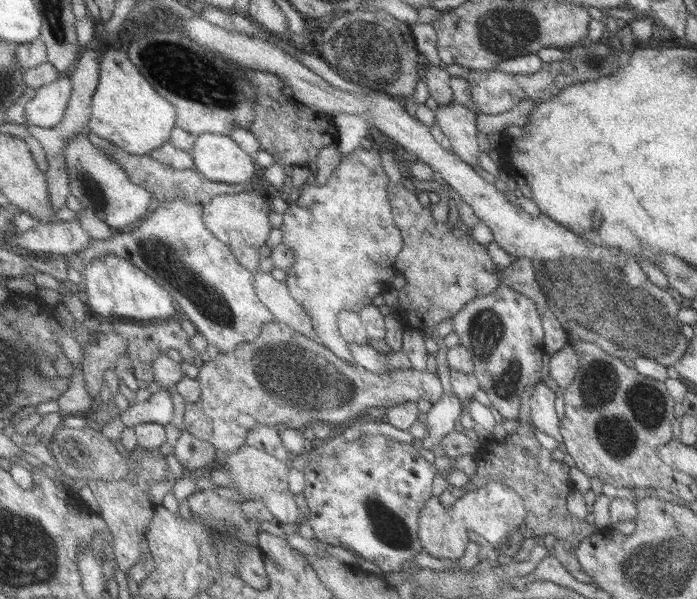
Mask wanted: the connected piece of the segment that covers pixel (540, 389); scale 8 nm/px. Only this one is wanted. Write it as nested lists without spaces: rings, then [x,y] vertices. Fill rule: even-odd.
[[[542,382],[537,383],[533,386],[533,393],[528,402],[529,416],[533,427],[559,442],[562,439],[559,434],[560,420],[555,414],[554,399],[553,392],[547,386]]]

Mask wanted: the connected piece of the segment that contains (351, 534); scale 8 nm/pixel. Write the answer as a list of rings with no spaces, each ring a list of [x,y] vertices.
[[[338,434],[321,445],[310,447],[303,469],[305,487],[303,494],[307,504],[307,520],[314,537],[322,543],[343,547],[372,563],[374,572],[385,575],[409,567],[408,561],[422,552],[417,538],[419,510],[431,494],[431,480],[437,474],[436,466],[419,456],[413,444],[395,442],[385,436],[360,436],[347,441]]]

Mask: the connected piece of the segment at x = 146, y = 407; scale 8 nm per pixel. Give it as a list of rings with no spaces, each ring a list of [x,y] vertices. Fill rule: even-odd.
[[[160,388],[158,392],[153,392],[149,400],[136,402],[127,411],[119,414],[119,418],[127,427],[134,427],[145,422],[153,422],[163,426],[172,426],[173,418],[173,398],[171,394]]]

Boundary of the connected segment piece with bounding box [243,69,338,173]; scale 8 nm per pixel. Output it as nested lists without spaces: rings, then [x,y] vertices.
[[[245,69],[243,73],[253,86],[257,86],[257,116],[253,119],[250,131],[255,134],[255,138],[261,142],[261,148],[272,155],[274,162],[281,166],[291,166],[292,168],[308,168],[314,173],[317,163],[315,158],[321,149],[326,146],[335,145],[338,142],[337,127],[334,123],[334,117],[323,113],[313,107],[304,105],[295,98],[286,98],[283,94],[285,83],[276,74],[261,72],[258,70]]]

